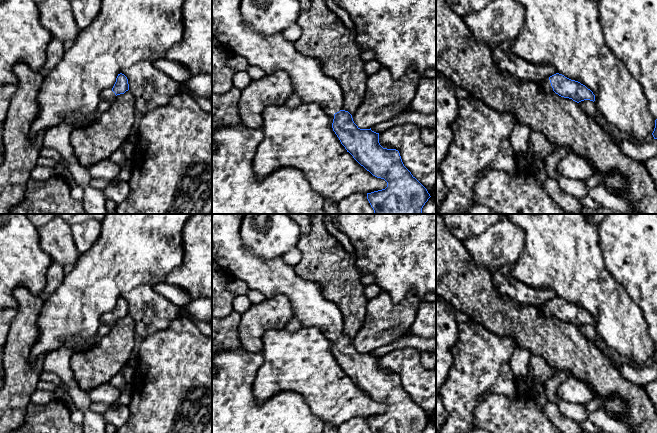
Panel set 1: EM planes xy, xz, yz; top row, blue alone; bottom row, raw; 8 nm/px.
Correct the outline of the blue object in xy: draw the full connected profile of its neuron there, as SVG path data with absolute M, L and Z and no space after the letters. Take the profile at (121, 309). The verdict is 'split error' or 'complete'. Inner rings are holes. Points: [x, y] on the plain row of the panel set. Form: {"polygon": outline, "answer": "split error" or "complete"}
{"polygon": "M120 297L116 302L116 306L110 315L103 317L102 323L112 327L117 319L124 318L129 314L127 301Z", "answer": "split error"}

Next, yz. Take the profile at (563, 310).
{"polygon": "M556 297L538 307L545 316L555 316L561 321L579 327L584 324L595 325L595 319L585 309Z", "answer": "split error"}

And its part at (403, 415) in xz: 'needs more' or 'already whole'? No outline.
needs more

